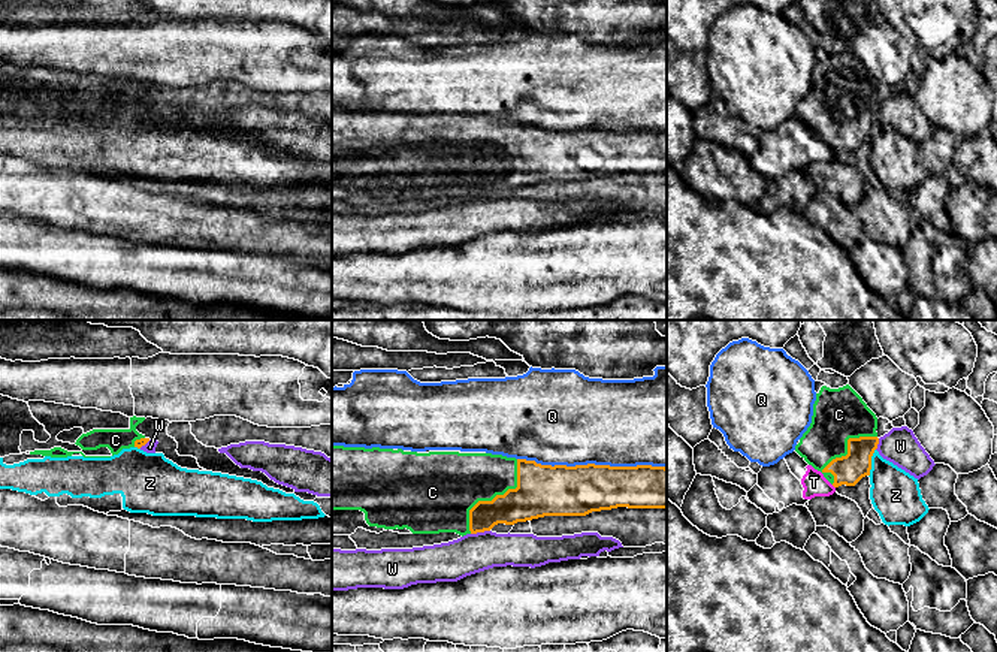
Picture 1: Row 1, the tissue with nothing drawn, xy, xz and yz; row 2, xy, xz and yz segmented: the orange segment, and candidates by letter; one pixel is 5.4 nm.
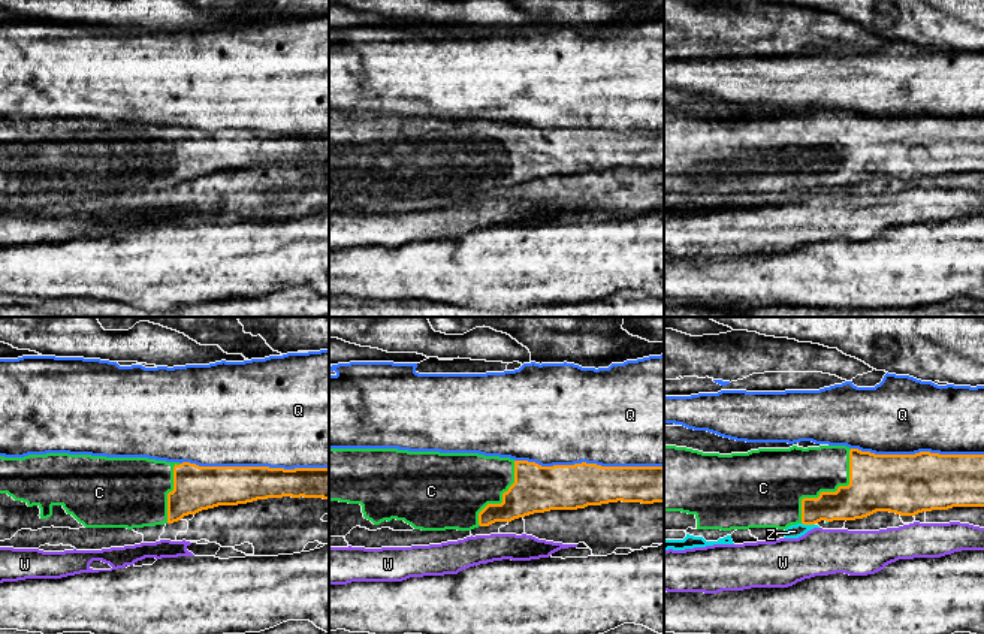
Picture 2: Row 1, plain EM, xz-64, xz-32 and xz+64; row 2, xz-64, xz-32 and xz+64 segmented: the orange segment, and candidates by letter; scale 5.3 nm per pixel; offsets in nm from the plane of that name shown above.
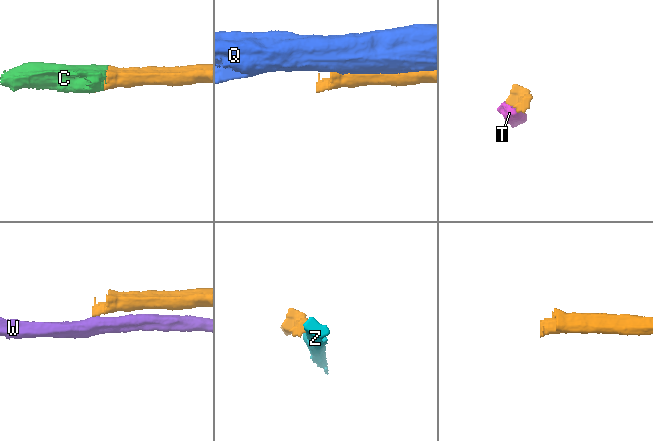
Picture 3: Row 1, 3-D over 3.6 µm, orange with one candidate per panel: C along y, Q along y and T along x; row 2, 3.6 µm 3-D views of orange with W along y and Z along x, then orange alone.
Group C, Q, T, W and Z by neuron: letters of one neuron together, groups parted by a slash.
C / Q / T / W / Z

